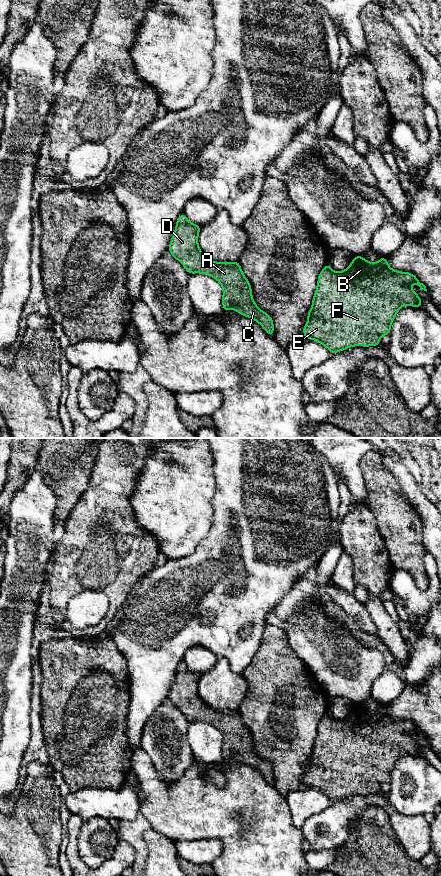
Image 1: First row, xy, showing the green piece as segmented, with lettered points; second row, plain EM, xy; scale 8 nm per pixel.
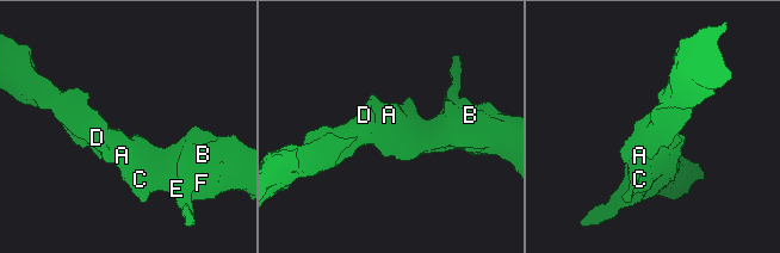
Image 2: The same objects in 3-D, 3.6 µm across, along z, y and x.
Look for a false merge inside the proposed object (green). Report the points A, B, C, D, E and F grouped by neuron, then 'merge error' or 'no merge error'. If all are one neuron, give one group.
A B C D E F | no merge error

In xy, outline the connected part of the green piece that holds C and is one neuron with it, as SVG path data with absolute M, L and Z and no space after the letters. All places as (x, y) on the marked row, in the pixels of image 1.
M184 213L177 219L168 251L189 274L202 273L216 279L223 288L222 306L224 311L232 308L245 317L258 322L265 332L273 336L274 324L271 316L263 312L254 302L251 284L243 275L238 261L215 262L206 257L198 245L201 226L192 224Z

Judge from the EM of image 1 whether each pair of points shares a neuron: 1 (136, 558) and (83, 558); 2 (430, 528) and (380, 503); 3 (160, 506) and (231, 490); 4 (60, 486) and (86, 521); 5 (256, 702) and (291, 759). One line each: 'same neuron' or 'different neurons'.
1: same neuron
2: different neurons
3: different neurons
4: different neurons
5: same neuron

